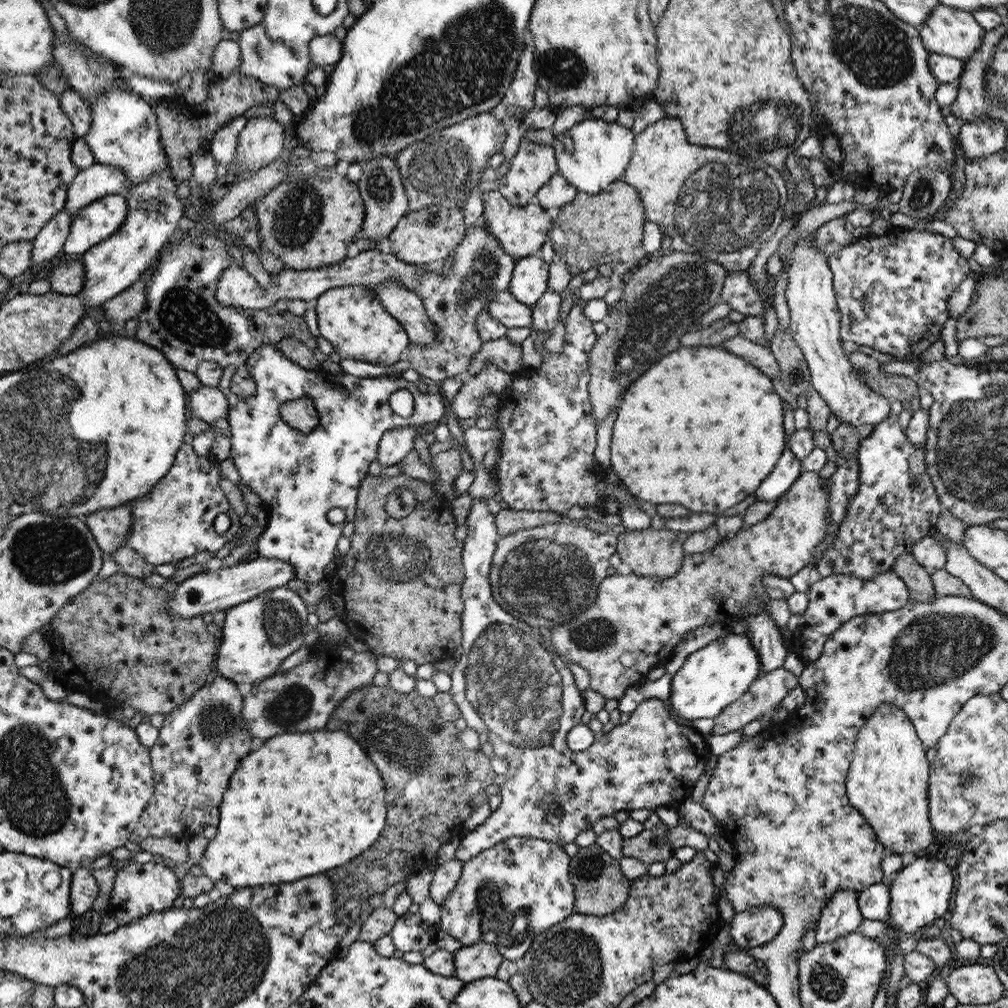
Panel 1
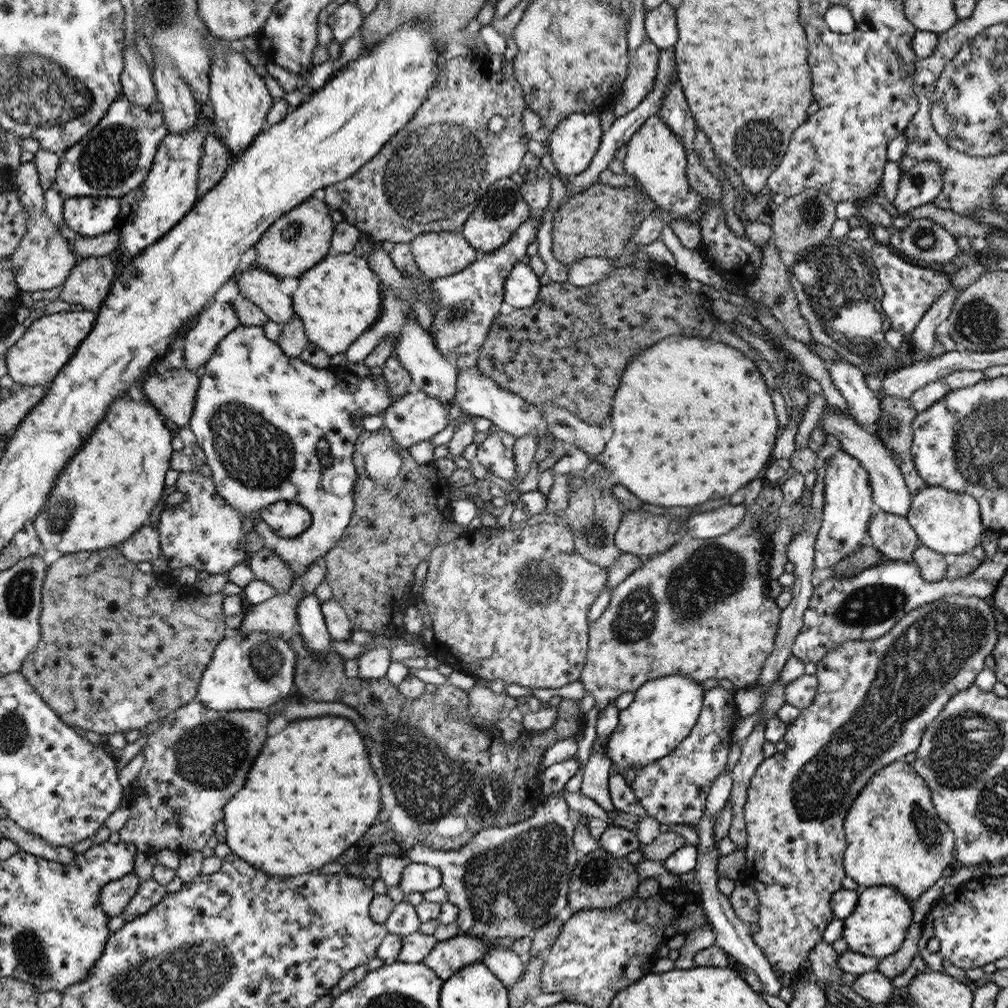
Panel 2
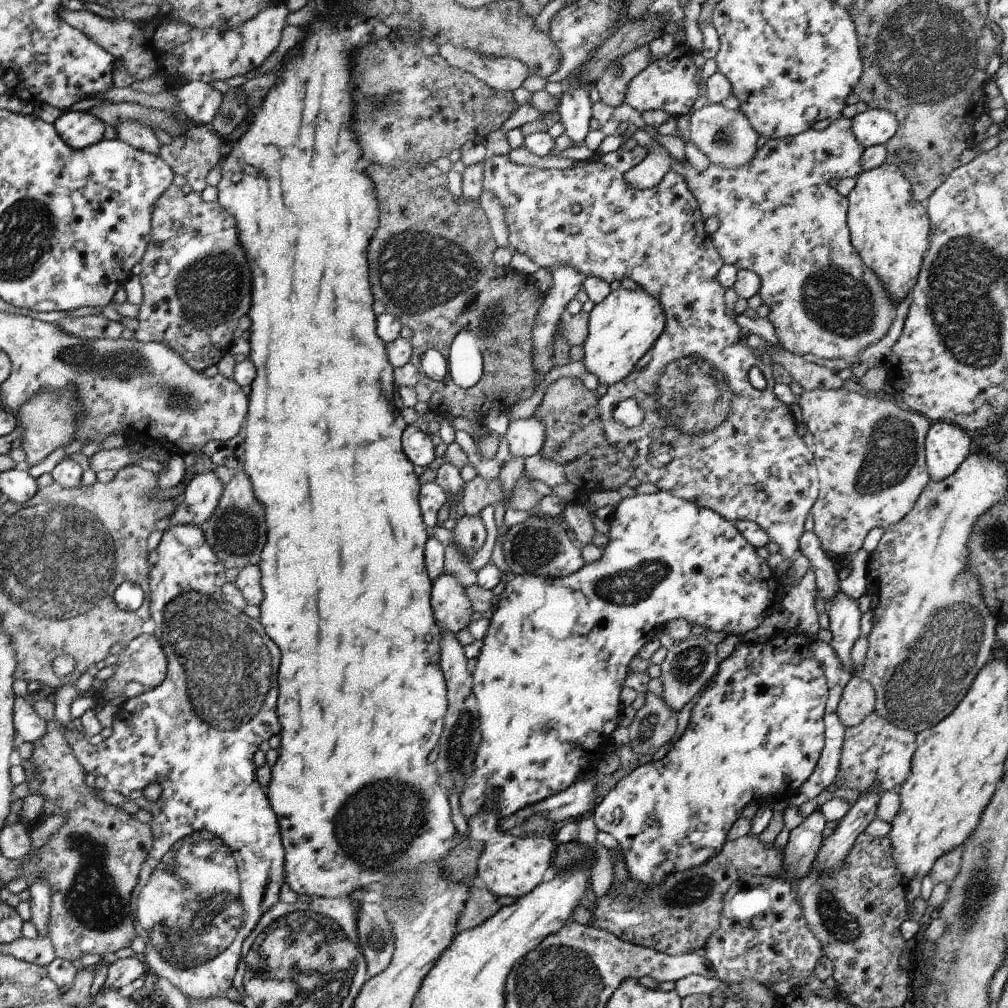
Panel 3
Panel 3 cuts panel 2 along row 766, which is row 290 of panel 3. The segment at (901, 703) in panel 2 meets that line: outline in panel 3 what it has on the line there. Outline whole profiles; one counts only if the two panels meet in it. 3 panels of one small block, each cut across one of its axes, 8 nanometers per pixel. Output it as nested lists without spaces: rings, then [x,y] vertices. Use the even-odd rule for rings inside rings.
[[[840,117],[838,120],[832,121],[828,128],[823,131],[816,131],[813,128],[786,139],[767,139],[760,146],[752,160],[749,160],[745,165],[736,168],[726,168],[724,165],[710,163],[704,171],[697,171],[694,165],[688,163],[686,159],[678,161],[672,158],[672,155],[660,145],[656,140],[652,139],[652,132],[649,129],[638,129],[632,137],[632,141],[638,145],[642,145],[647,149],[646,156],[642,162],[639,162],[634,168],[631,168],[626,174],[625,179],[628,184],[635,189],[651,189],[657,185],[659,178],[667,172],[674,171],[681,174],[690,189],[690,192],[697,198],[698,206],[700,207],[704,220],[714,215],[719,220],[718,230],[712,234],[713,243],[721,256],[724,265],[735,266],[738,270],[749,270],[755,272],[761,280],[759,288],[759,297],[763,300],[763,304],[770,307],[768,320],[772,322],[775,328],[775,334],[781,346],[797,355],[804,355],[811,352],[814,356],[834,359],[845,358],[848,360],[856,360],[864,349],[875,344],[887,333],[890,325],[896,316],[896,303],[894,303],[887,292],[884,290],[883,284],[879,281],[875,272],[869,270],[864,262],[857,254],[856,249],[852,246],[850,231],[847,225],[847,210],[849,200],[842,196],[836,187],[830,186],[828,181],[832,178],[845,179],[847,177],[858,176],[862,172],[860,168],[860,155],[864,152],[864,147],[858,142],[854,136],[851,119]]]

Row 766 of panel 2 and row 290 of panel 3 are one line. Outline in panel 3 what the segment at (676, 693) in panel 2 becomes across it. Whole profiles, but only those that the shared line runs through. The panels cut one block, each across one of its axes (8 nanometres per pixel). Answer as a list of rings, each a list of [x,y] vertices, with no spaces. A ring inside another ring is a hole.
[[[620,287],[612,291],[602,302],[594,305],[589,312],[589,327],[583,344],[583,359],[587,374],[592,373],[598,378],[599,384],[611,387],[624,380],[634,370],[636,362],[653,348],[665,325],[665,314],[655,297],[650,296],[644,289],[627,290]]]

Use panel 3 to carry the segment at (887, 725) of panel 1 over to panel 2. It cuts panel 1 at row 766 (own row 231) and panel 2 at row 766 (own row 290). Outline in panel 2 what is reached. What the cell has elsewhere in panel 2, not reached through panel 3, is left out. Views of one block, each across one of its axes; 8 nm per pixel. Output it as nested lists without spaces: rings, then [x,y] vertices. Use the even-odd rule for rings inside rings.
[[[904,758],[885,766],[872,776],[849,809],[843,823],[847,840],[843,865],[845,876],[857,882],[862,889],[871,886],[892,886],[913,904],[942,878],[942,872],[952,860],[955,834],[939,818],[931,801],[929,786]]]

